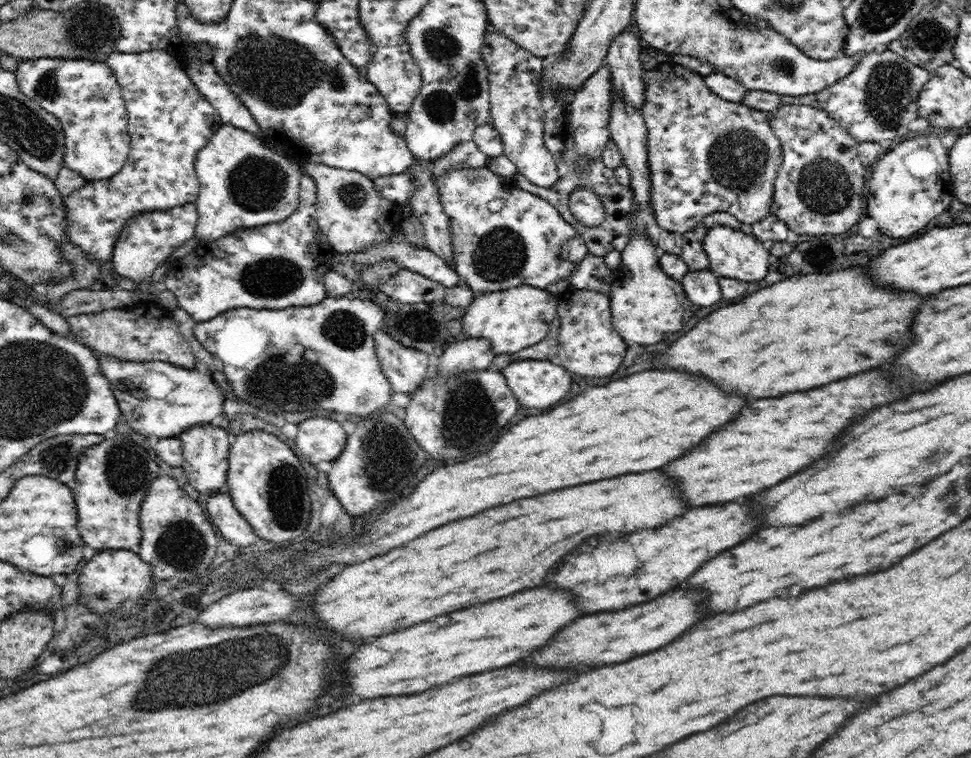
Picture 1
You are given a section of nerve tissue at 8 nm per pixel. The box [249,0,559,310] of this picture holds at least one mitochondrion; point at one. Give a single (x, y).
(440, 109)

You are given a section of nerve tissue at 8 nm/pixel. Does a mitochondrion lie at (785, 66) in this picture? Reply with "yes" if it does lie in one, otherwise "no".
yes

